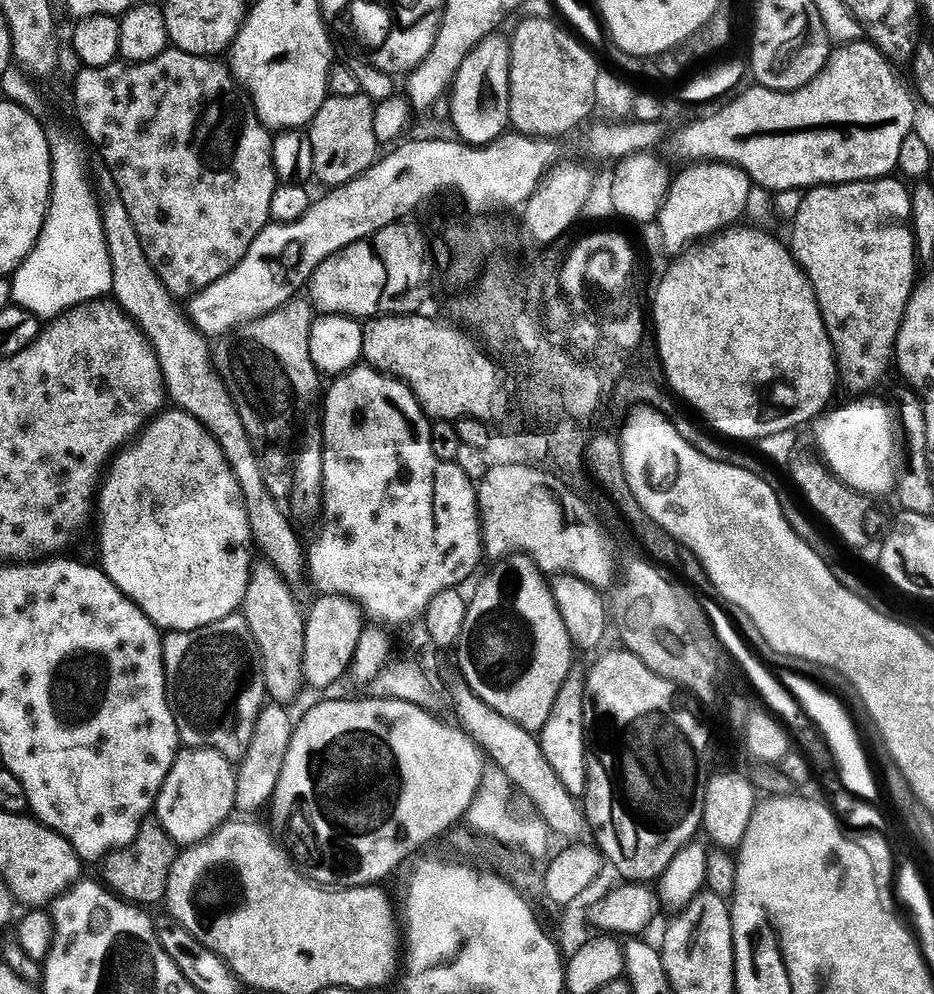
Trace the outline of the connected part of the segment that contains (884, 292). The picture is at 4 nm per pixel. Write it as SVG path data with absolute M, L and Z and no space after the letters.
M885 178L882 180L863 180L862 182L850 182L849 184L830 184L819 188L811 189L803 197L801 208L795 217L790 220L792 226L792 244L790 251L796 258L797 264L804 270L805 276L812 284L812 290L816 294L816 301L820 307L820 313L824 319L824 325L828 331L828 337L832 340L832 347L836 349L836 363L842 373L842 380L849 384L856 392L873 391L877 387L876 378L884 365L892 364L888 359L888 348L896 351L896 335L900 329L900 324L904 320L904 311L908 308L908 300L918 283L916 268L918 269L918 259L916 252L915 234L912 231L912 193L909 185L903 179Z

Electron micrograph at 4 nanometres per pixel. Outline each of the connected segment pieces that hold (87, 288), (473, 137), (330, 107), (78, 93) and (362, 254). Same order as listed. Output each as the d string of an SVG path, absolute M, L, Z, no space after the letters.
M69 160L52 162L52 199L48 217L44 219L44 228L32 253L11 277L11 299L44 322L51 322L80 304L107 297L112 292L106 220L100 213L96 192L88 182L89 175L80 175L73 170L73 163Z
M489 38L483 41L463 60L453 80L448 101L450 118L457 137L466 144L484 147L504 135L511 125L511 100L509 98L509 70L511 45L504 39Z
M329 95L306 132L306 138L312 144L312 171L315 179L329 186L346 184L377 162L375 116L373 100L368 96Z
M172 46L157 54L152 60L140 63L117 62L101 68L81 67L80 73L76 76L76 85L72 88L72 100L76 103L76 120L81 128L79 131L92 148L94 146L100 151L100 156L104 159L117 190L120 191L120 200L128 211L127 223L137 231L141 240L145 258L168 291L184 298L210 287L212 283L218 282L232 268L238 266L256 235L270 223L272 214L270 202L278 187L276 169L272 167L271 147L252 148L252 144L260 144L264 139L265 141L269 139L269 129L260 123L260 116L252 104L252 97L244 91L240 81L233 75L231 67L225 61L223 64L222 60L184 53Z
M367 239L354 242L338 253L326 258L312 274L307 291L312 291L312 300L324 314L341 314L353 318L375 318L380 292L383 292L384 271L380 260L372 256Z

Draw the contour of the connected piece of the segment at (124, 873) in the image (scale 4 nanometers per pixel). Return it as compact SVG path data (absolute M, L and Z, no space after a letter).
M145 821L127 848L108 854L102 862L107 887L122 900L137 906L160 903L167 897L169 870L178 855L177 845L159 823Z

